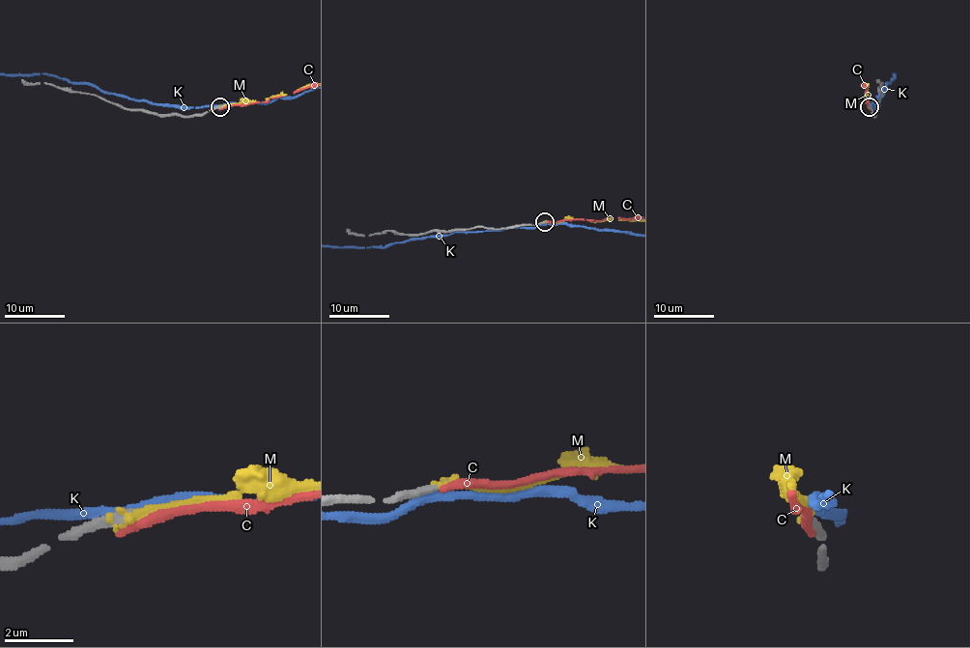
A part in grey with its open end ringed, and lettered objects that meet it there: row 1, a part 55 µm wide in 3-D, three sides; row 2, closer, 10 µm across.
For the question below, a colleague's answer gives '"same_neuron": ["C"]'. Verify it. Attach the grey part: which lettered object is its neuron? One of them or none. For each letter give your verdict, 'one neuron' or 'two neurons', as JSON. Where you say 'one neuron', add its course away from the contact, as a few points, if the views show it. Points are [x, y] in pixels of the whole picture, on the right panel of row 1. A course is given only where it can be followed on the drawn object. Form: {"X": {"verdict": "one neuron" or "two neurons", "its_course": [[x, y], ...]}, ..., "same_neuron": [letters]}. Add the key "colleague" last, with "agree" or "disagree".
{"C": {"verdict": "two neurons"}, "K": {"verdict": "two neurons"}, "M": {"verdict": "one neuron"}, "same_neuron": ["M"], "colleague": "disagree"}

